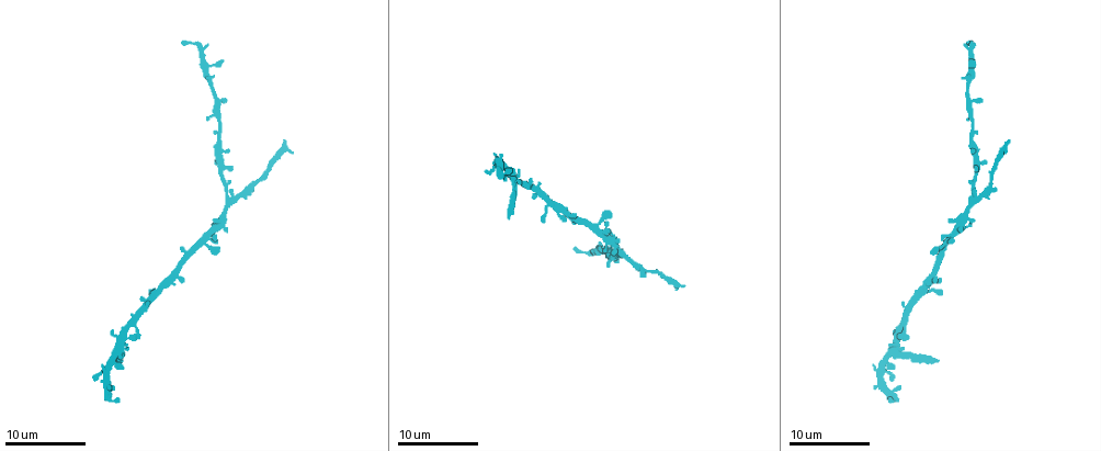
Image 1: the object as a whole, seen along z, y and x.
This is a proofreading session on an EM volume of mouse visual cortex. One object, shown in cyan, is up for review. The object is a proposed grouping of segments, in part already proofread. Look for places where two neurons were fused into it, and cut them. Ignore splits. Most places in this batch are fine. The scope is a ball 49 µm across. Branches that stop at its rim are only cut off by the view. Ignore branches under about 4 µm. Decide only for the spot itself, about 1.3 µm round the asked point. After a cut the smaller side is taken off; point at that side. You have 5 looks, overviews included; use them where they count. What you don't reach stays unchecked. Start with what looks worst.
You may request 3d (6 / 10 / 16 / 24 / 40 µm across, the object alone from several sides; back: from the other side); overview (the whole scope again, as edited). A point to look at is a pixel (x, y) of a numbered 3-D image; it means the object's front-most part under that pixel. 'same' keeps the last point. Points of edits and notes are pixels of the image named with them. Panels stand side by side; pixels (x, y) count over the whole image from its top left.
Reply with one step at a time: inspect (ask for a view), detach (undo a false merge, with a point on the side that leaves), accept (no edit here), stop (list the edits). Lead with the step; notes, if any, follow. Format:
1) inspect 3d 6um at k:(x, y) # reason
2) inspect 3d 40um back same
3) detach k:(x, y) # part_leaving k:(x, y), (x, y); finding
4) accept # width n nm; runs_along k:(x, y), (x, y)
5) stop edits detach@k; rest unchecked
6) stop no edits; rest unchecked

inspect 3d 6um at 1:(897, 355)

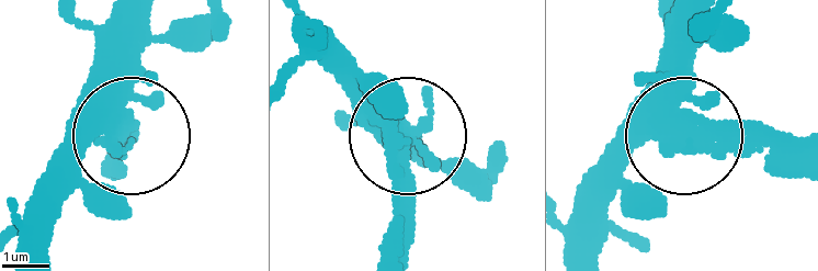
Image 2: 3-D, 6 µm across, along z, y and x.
detach 2:(132, 121) # width 370 nm; part_leaving 2:(667, 124), (804, 148); a second neuron is stuck on

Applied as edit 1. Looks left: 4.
inspect 3d 16um at 1:(624, 257)

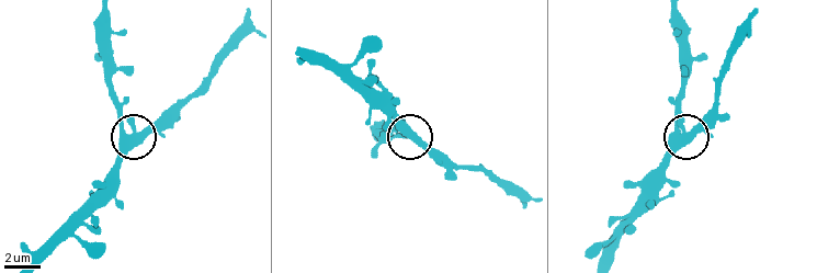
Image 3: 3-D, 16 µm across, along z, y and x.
accept # runs_along 3:(355, 82), (446, 174); continuous, no second neuron

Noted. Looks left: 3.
inspect 3d 10um at 1:(599, 233) # looks like a crossing

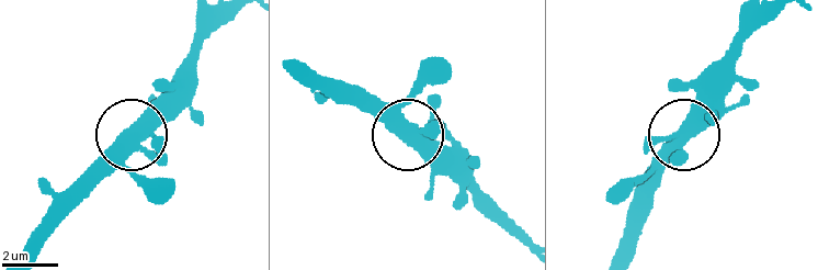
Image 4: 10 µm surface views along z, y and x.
accept # runs_along 4:(682, 143), (690, 124), (723, 91); continuous, no second neuron

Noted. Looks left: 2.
stop edits detach@2; rest unchecked

